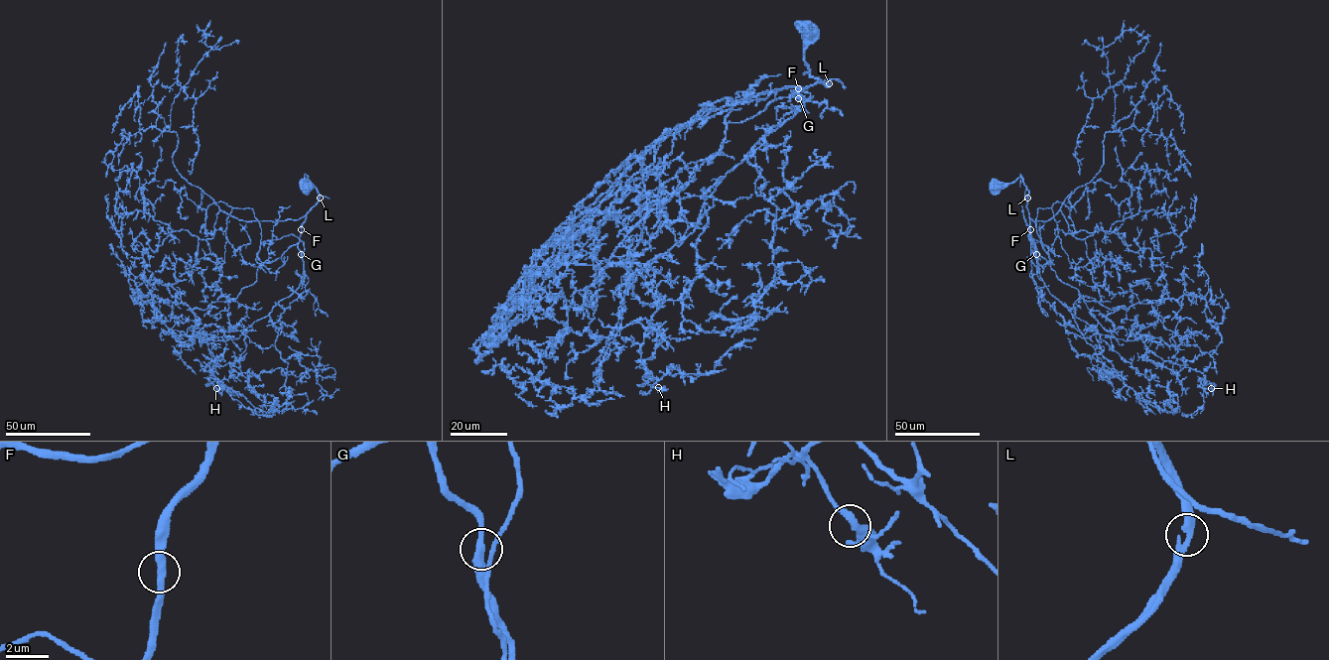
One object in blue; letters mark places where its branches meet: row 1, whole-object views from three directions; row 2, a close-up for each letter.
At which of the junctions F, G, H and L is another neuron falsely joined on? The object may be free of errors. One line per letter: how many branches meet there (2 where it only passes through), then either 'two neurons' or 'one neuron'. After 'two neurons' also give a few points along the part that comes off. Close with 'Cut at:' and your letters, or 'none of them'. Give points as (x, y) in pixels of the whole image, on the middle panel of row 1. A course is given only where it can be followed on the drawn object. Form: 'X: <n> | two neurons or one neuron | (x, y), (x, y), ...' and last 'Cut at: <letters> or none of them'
F: 2 | one neuron
G: 2 | one neuron
H: 2 | one neuron
L: 2 | one neuron
Cut at: none of them

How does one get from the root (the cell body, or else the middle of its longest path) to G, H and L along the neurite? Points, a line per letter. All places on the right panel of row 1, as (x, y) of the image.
G: (995, 187), (1022, 178), (1028, 191), (1026, 208), (1036, 254)
H: (995, 187), (1022, 178), (1040, 277), (1075, 317), (1101, 334), (1139, 337), (1163, 360), (1202, 372), (1211, 388)
L: (995, 187), (1013, 183), (1021, 177), (1028, 191), (1027, 198)

